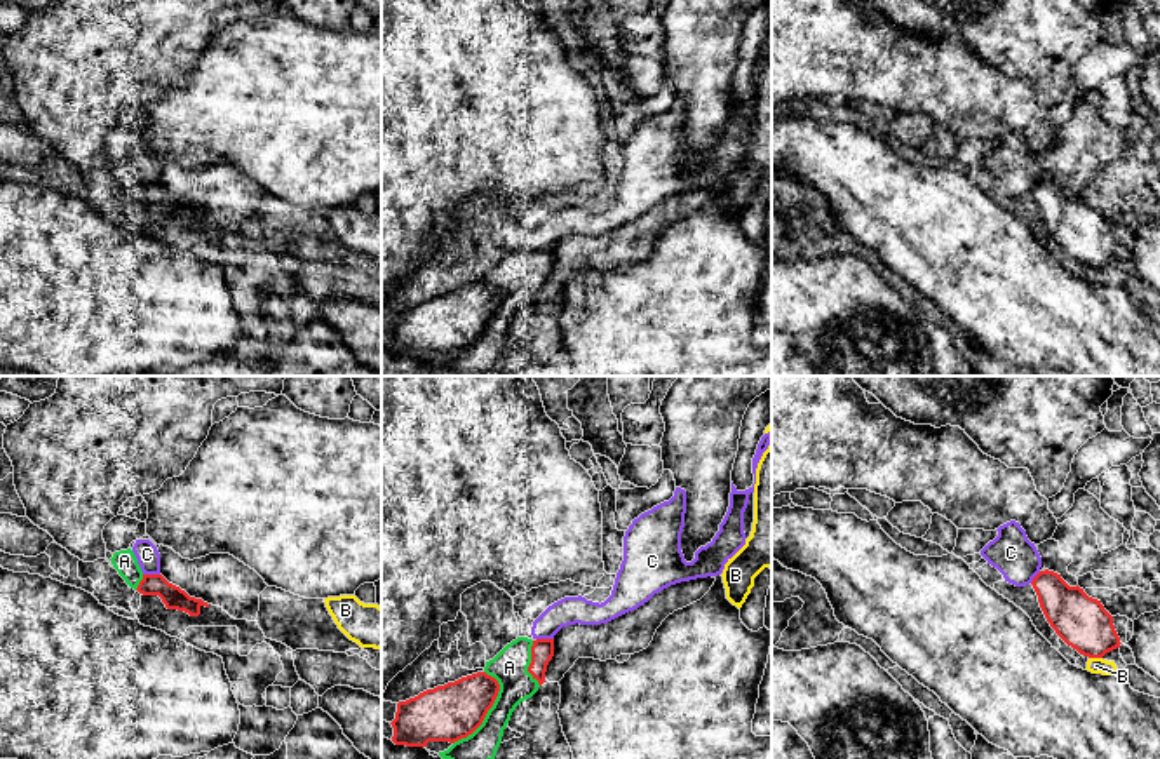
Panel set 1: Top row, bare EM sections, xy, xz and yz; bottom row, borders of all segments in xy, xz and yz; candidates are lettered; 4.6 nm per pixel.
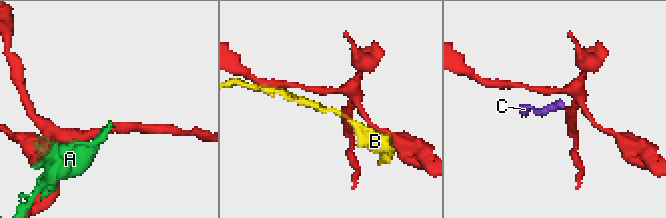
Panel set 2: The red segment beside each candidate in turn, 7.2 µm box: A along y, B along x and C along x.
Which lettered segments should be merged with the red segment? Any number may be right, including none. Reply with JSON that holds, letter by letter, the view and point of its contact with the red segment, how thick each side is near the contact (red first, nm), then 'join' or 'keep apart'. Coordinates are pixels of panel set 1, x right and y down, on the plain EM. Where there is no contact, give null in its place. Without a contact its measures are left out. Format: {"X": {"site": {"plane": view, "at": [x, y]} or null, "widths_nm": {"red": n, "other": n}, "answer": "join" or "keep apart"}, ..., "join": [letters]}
{"A": {"site": {"plane": "xz", "at": [488, 319]}, "widths_nm": {"red": 260, "other": 170}, "answer": "keep apart"}, "B": {"site": {"plane": "yz", "at": [1096, 267]}, "widths_nm": {"red": 240, "other": 80}, "answer": "keep apart"}, "C": {"site": {"plane": "xy", "at": [152, 185]}, "widths_nm": {"red": 100, "other": 110}, "answer": "keep apart"}, "join": []}

